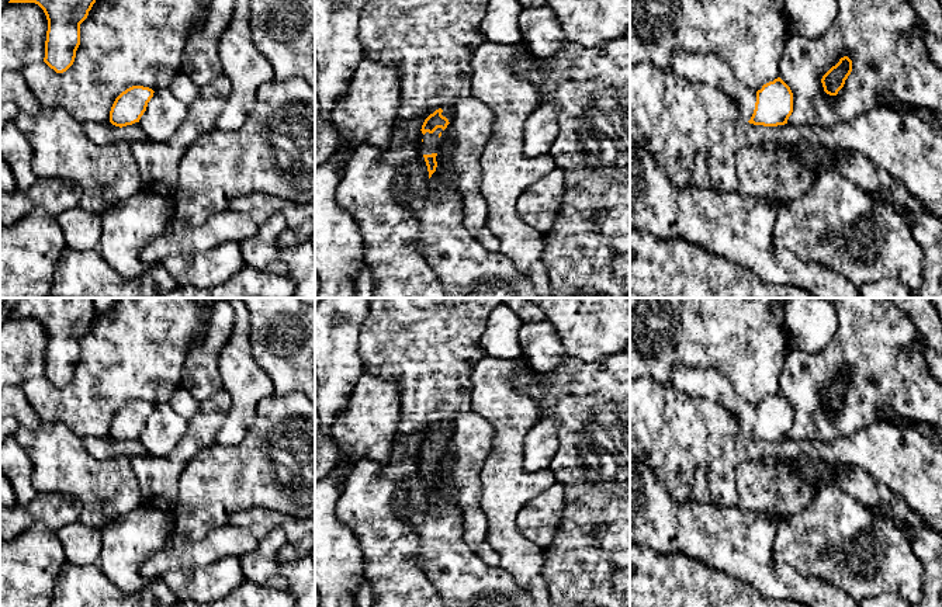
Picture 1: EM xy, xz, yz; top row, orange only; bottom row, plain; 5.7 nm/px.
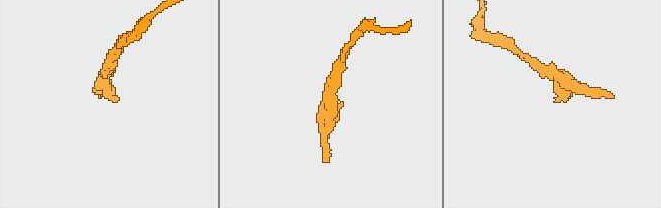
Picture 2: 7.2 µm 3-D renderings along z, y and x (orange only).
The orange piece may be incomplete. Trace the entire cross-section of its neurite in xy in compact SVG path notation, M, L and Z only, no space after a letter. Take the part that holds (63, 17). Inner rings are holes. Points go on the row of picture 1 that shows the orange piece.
M10 0L8 3L35 3L48 20L44 62L56 73L66 72L75 62L80 45L80 24L87 18L96 0Z

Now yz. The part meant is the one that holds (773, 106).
M683 49L672 53L671 67L689 81L720 89L749 124L785 125L793 112L793 93L780 77L755 91L738 81L733 69L720 56L690 53Z

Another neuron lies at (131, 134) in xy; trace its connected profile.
M127 125L121 128L120 141L127 141L128 143L146 139L145 132L138 125Z

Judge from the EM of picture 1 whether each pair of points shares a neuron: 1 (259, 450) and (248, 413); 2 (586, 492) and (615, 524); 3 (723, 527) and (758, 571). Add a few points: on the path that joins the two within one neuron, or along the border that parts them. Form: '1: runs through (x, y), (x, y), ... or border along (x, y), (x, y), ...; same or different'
1: border along (269, 396), (259, 402), (256, 416), (246, 427); different
2: runs through (595, 500), (610, 516); same
3: runs through (734, 538), (751, 559); same

